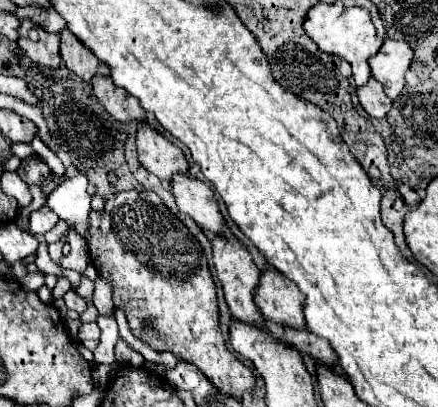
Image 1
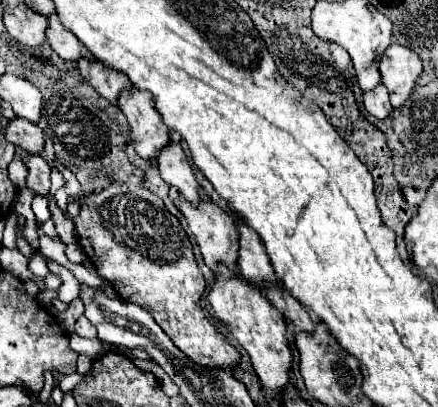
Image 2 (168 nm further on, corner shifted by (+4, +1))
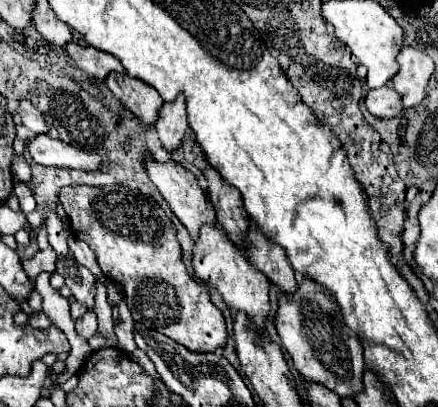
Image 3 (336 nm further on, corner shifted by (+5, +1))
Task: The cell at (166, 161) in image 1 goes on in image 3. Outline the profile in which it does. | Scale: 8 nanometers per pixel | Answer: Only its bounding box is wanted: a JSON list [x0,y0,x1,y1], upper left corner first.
[105,74,163,126]

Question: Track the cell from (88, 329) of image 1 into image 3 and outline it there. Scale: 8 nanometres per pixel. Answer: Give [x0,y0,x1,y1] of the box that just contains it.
[75,312,97,338]

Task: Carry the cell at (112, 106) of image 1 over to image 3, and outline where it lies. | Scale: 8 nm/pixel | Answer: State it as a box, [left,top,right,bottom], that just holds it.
[65,42,125,80]

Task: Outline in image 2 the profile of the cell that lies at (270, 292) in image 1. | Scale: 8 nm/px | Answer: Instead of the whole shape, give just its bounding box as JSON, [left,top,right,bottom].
[238,220,278,288]

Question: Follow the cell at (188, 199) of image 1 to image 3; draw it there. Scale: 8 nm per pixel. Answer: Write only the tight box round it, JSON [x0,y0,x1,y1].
[155,96,189,152]

